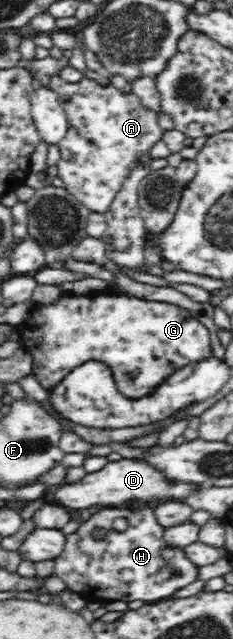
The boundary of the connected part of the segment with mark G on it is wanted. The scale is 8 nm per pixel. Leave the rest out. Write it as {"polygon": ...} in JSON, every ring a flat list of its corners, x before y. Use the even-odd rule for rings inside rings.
{"polygon":[[63,293,54,302,34,306,27,319,19,325,25,329,25,337,33,339,35,347,24,347,32,358,32,374,41,387,52,391,69,373,89,361,103,362,113,375,113,380,124,397,141,399,153,395,167,379,183,367,213,357,207,326,203,325,190,311,172,303,147,301,132,295,107,294,75,295]]}

